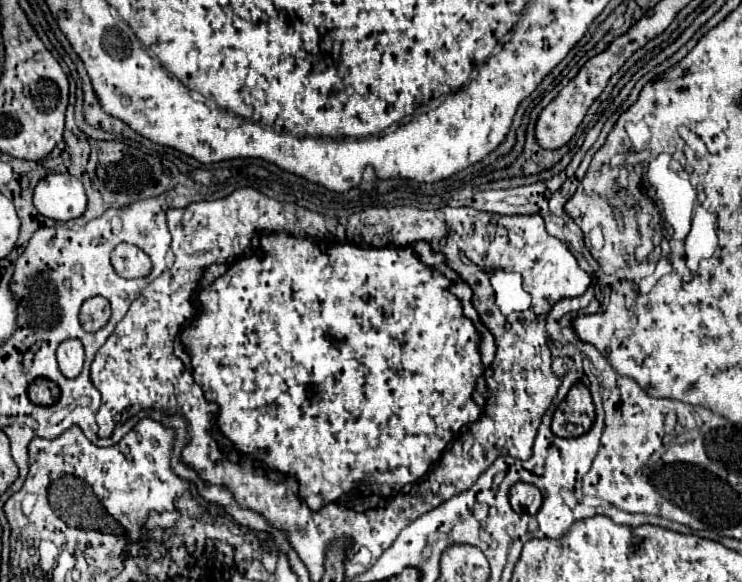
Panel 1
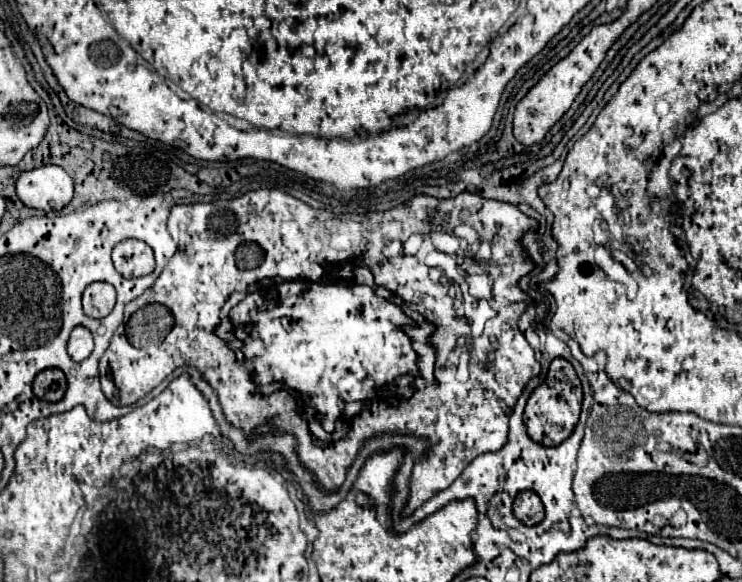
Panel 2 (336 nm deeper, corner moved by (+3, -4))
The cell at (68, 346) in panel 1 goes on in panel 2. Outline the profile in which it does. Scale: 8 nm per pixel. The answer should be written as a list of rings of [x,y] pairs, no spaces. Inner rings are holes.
[[[79,325],[71,331],[69,337],[69,355],[73,357],[73,361],[83,361],[91,355],[93,351],[93,335],[87,327]]]

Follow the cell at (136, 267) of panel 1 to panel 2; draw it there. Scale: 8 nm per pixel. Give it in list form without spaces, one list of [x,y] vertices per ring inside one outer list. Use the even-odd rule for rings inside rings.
[[[125,239],[117,243],[113,249],[113,263],[115,269],[127,279],[149,275],[155,269],[153,249],[139,239]]]

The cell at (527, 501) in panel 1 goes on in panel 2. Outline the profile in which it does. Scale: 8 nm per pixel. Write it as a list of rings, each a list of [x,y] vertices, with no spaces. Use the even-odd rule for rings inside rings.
[[[523,491],[515,497],[515,503],[513,503],[513,513],[515,517],[523,523],[523,525],[537,525],[543,521],[545,517],[545,509],[543,509],[543,503],[539,499],[537,493],[533,491]]]

